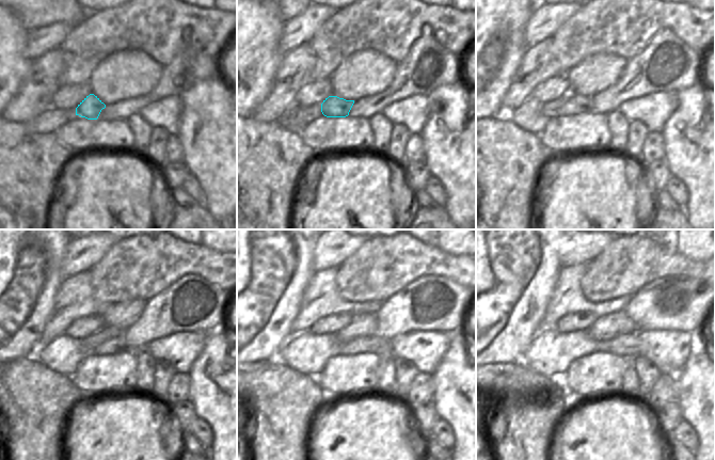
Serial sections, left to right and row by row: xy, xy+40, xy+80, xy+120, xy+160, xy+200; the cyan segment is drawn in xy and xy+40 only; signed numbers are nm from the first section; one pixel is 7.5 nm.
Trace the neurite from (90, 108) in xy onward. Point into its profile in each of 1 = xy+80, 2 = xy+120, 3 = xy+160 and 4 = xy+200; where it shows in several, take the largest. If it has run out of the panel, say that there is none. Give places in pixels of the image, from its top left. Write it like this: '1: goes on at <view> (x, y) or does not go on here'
1: goes on at xy+80 (575, 104)
2: goes on at xy+120 (116, 345)
3: goes on at xy+160 (379, 346)
4: goes on at xy+200 (628, 346)

